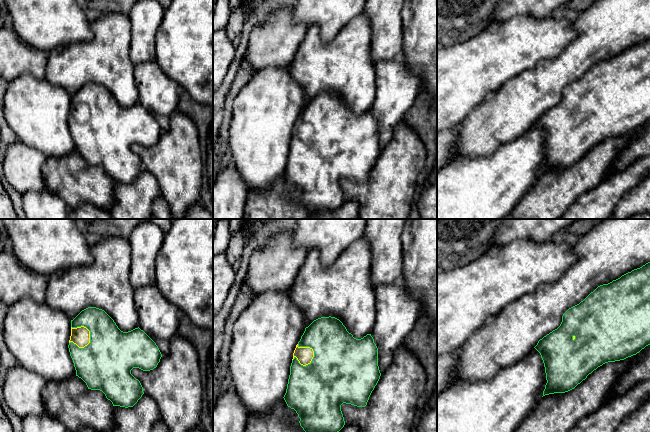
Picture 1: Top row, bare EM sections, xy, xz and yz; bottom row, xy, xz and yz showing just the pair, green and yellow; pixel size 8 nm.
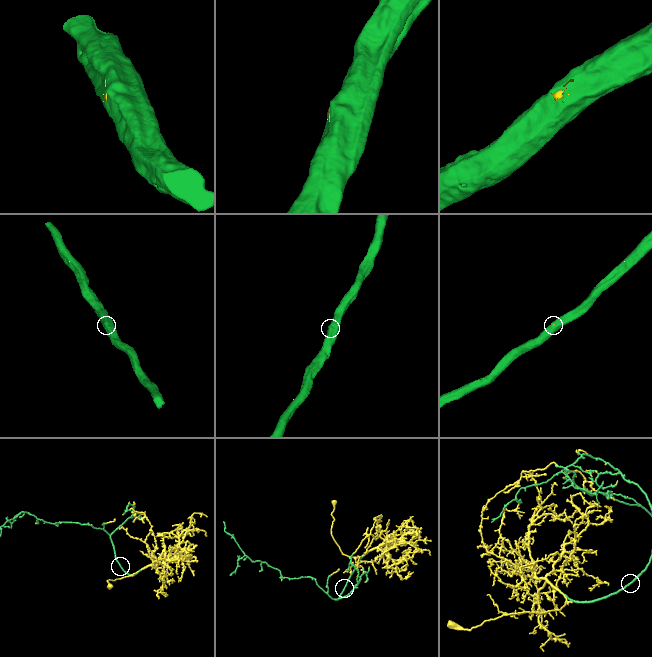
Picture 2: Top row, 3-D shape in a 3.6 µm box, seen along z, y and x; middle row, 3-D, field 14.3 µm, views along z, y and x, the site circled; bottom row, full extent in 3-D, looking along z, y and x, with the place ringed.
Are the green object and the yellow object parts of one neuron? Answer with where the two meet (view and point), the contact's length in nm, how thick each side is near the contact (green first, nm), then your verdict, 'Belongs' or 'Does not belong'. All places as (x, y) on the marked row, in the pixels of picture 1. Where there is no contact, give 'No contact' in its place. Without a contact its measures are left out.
Touches green at xz (306, 365). Shared border 200 nm. Thickness 460 nm (green) against 140 nm. Belongs

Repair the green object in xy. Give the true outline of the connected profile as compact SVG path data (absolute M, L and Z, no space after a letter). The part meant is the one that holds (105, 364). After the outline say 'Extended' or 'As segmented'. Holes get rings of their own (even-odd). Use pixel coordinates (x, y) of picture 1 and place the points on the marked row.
M88 307L71 320L69 352L76 370L88 389L102 391L113 406L133 407L144 394L143 387L132 374L133 368L150 371L157 367L162 354L156 343L139 327L121 331L102 309Z. Extended

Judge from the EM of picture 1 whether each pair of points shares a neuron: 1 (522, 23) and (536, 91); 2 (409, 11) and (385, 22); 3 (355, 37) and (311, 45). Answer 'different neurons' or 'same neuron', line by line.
1: different neurons
2: different neurons
3: same neuron

